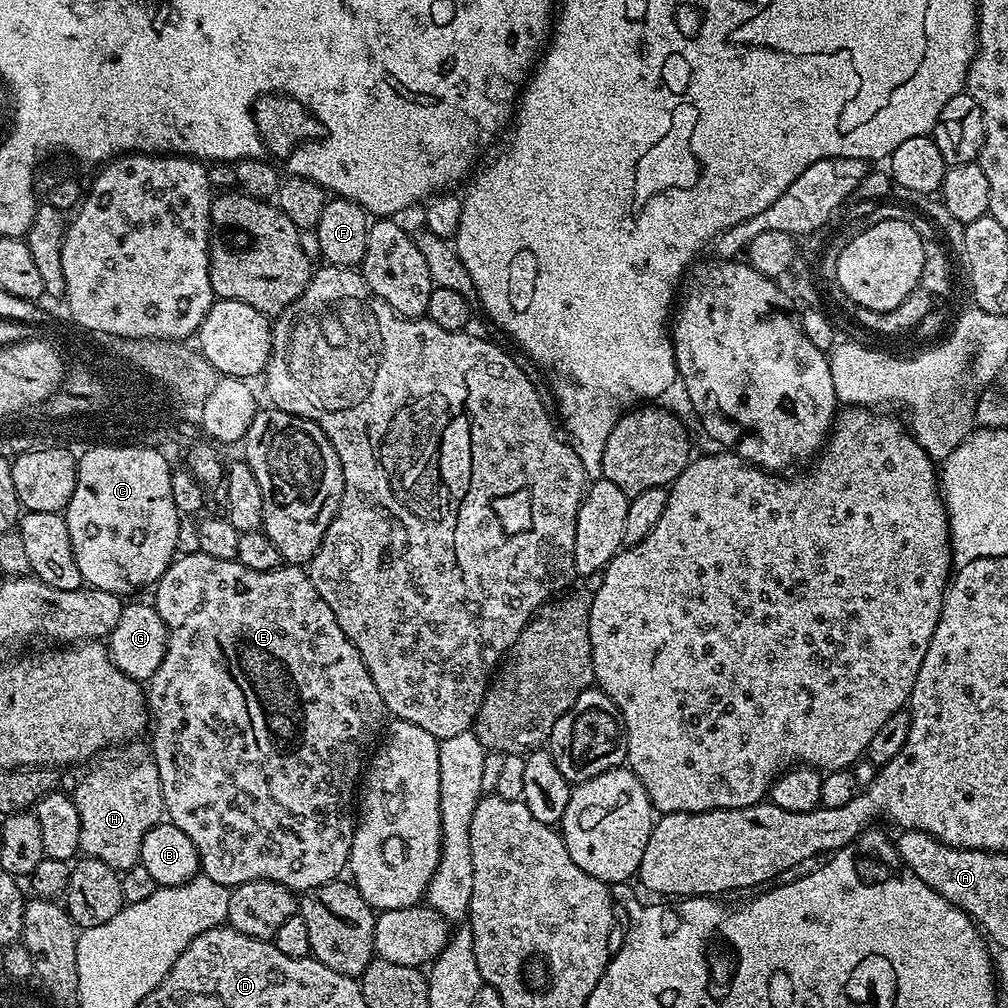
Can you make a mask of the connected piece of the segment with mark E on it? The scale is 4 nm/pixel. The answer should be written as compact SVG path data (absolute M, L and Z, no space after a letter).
M198 551L177 555L162 578L156 581L154 591L156 613L168 627L168 646L162 666L158 666L152 679L147 681L146 703L150 736L152 732L150 747L152 758L158 766L158 782L162 786L167 819L178 826L178 830L182 830L190 842L194 842L200 855L200 872L214 882L235 886L255 880L269 880L297 894L329 884L343 873L340 871L348 868L354 831L354 801L366 768L368 747L377 743L386 724L382 694L378 694L378 686L374 686L374 678L370 678L358 650L350 638L342 634L342 626L338 626L334 610L322 602L322 594L314 590L314 582L300 566L281 566L259 572L250 570L250 566L242 566L237 560L210 558L210 554Z

